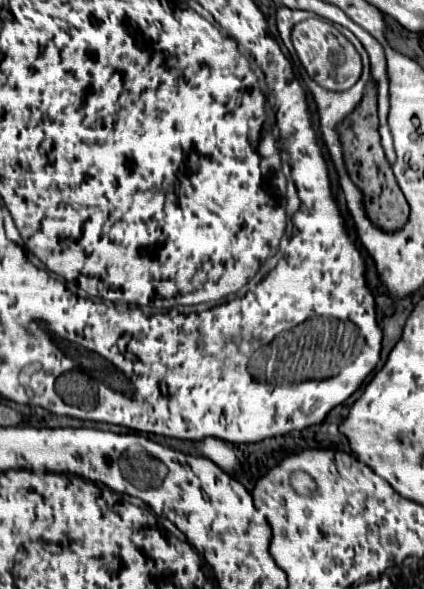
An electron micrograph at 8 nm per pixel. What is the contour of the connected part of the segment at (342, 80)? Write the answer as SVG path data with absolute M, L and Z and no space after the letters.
M321 18L303 20L293 28L291 40L293 40L295 52L297 52L303 68L319 86L323 86L327 90L347 90L359 80L361 58L359 58L357 50L353 48L353 44L345 36L341 36L341 32L333 24L329 24Z

